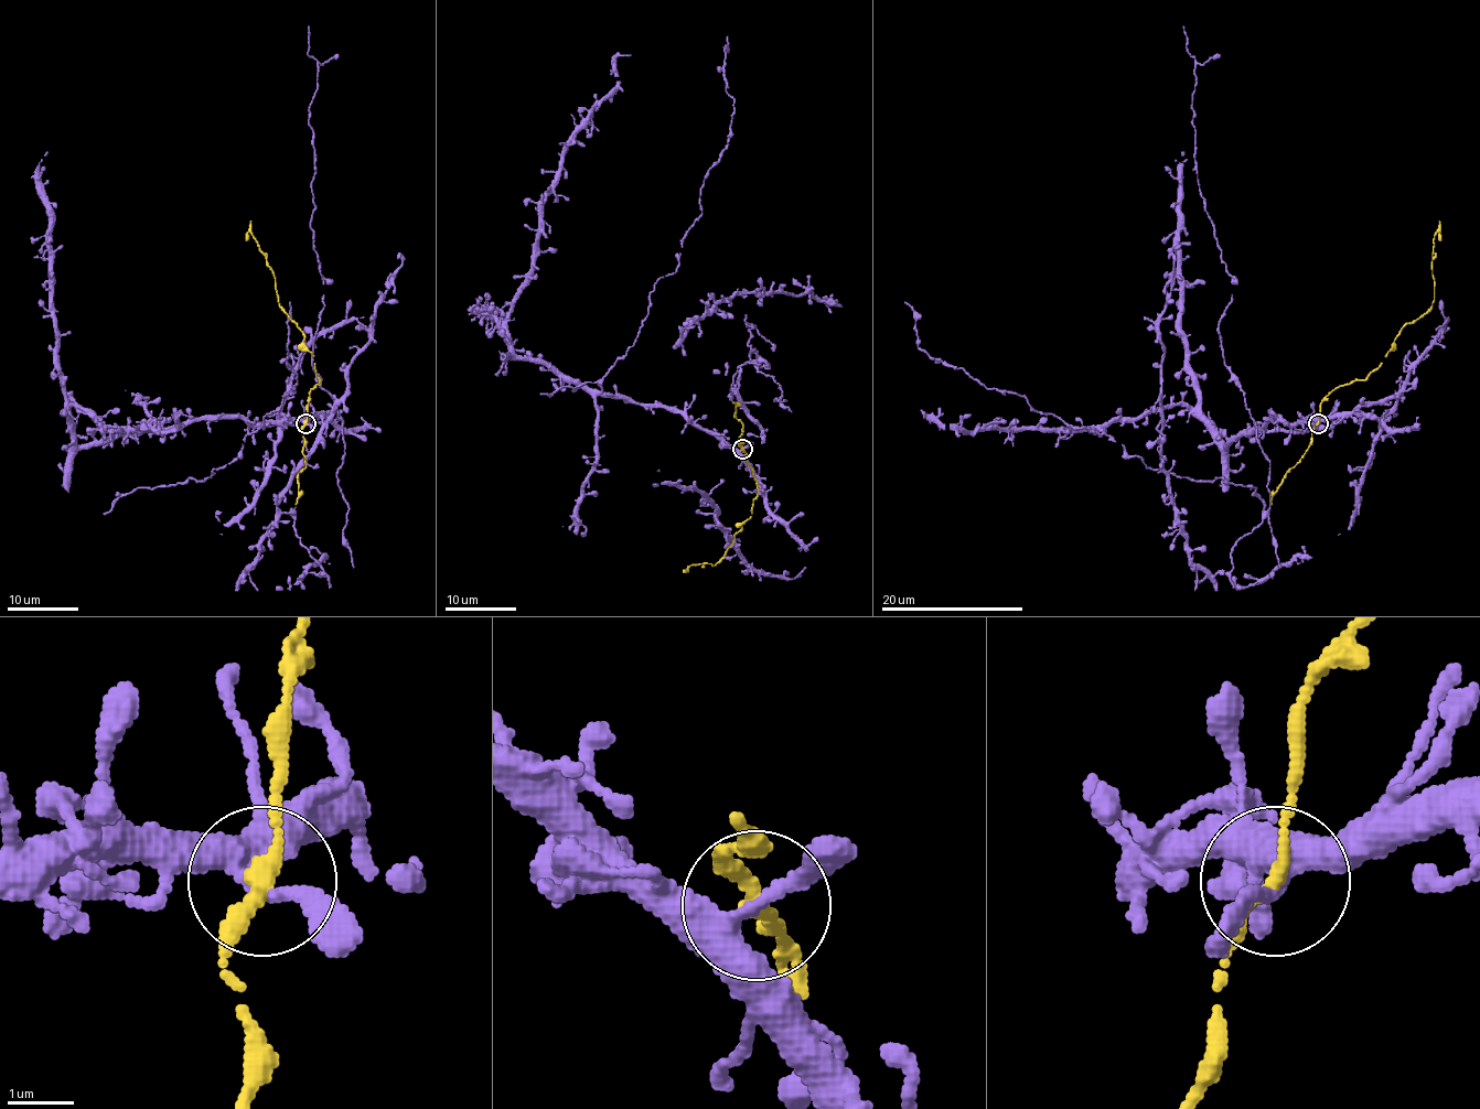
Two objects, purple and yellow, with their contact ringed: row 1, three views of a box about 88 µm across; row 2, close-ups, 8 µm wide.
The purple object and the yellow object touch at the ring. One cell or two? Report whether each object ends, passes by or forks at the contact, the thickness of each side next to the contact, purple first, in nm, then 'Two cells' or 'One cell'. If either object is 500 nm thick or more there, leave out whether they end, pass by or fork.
At the ring purple passes by. At the ring yellow passes by. Thickness 280 nm (purple) against 220 nm. One cell

